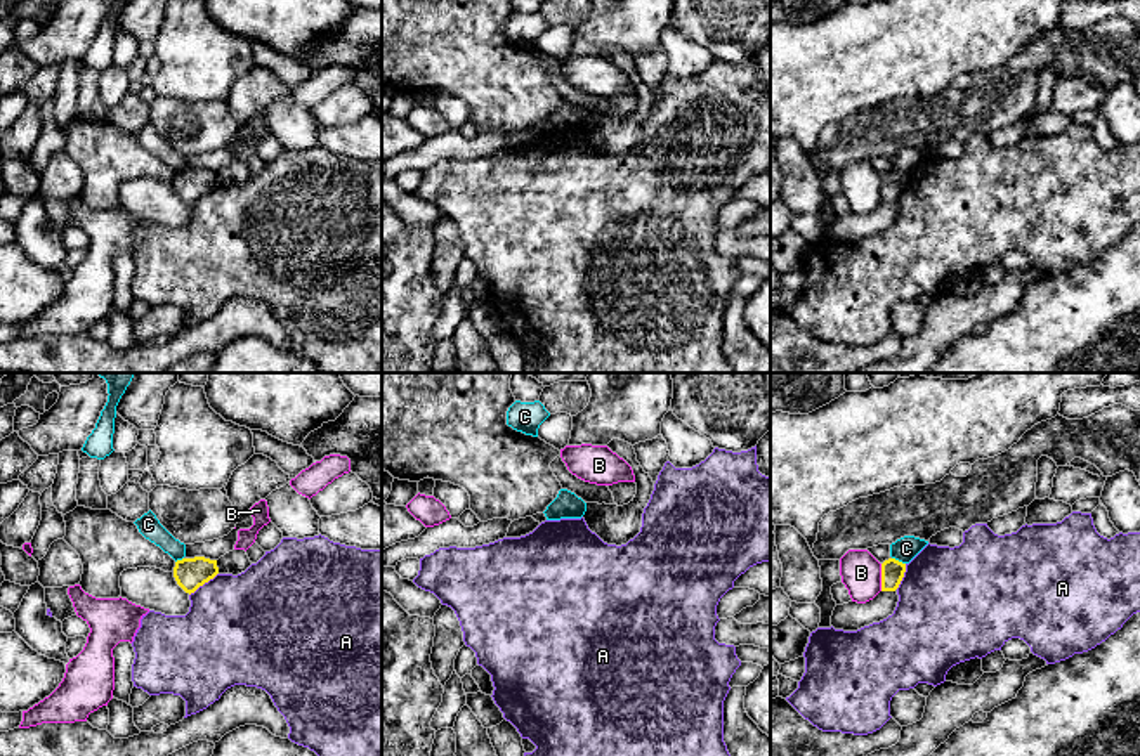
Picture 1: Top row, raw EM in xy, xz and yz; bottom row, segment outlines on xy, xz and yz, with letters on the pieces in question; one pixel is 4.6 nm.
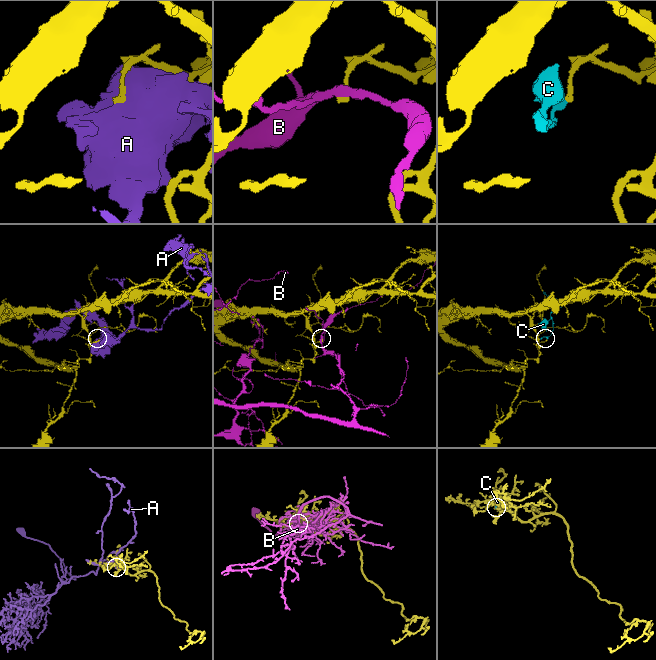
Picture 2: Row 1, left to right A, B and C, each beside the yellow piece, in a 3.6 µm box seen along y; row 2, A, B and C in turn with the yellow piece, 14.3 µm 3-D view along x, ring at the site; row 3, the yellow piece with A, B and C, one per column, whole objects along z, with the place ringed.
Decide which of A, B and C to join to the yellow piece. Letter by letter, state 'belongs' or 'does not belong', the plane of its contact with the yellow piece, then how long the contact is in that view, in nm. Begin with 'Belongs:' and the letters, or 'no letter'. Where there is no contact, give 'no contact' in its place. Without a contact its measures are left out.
Belongs: no letter
A: does not belong | xy | 170 nm
B: does not belong | yz | 130 nm
C: does not belong | yz | 70 nm

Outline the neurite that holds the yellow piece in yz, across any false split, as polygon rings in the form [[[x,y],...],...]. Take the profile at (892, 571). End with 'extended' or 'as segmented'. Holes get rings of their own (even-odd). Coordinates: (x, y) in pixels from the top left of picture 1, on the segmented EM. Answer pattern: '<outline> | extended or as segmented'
[[[888,558],[881,564],[881,591],[895,591],[904,577],[906,564]]] | as segmented

